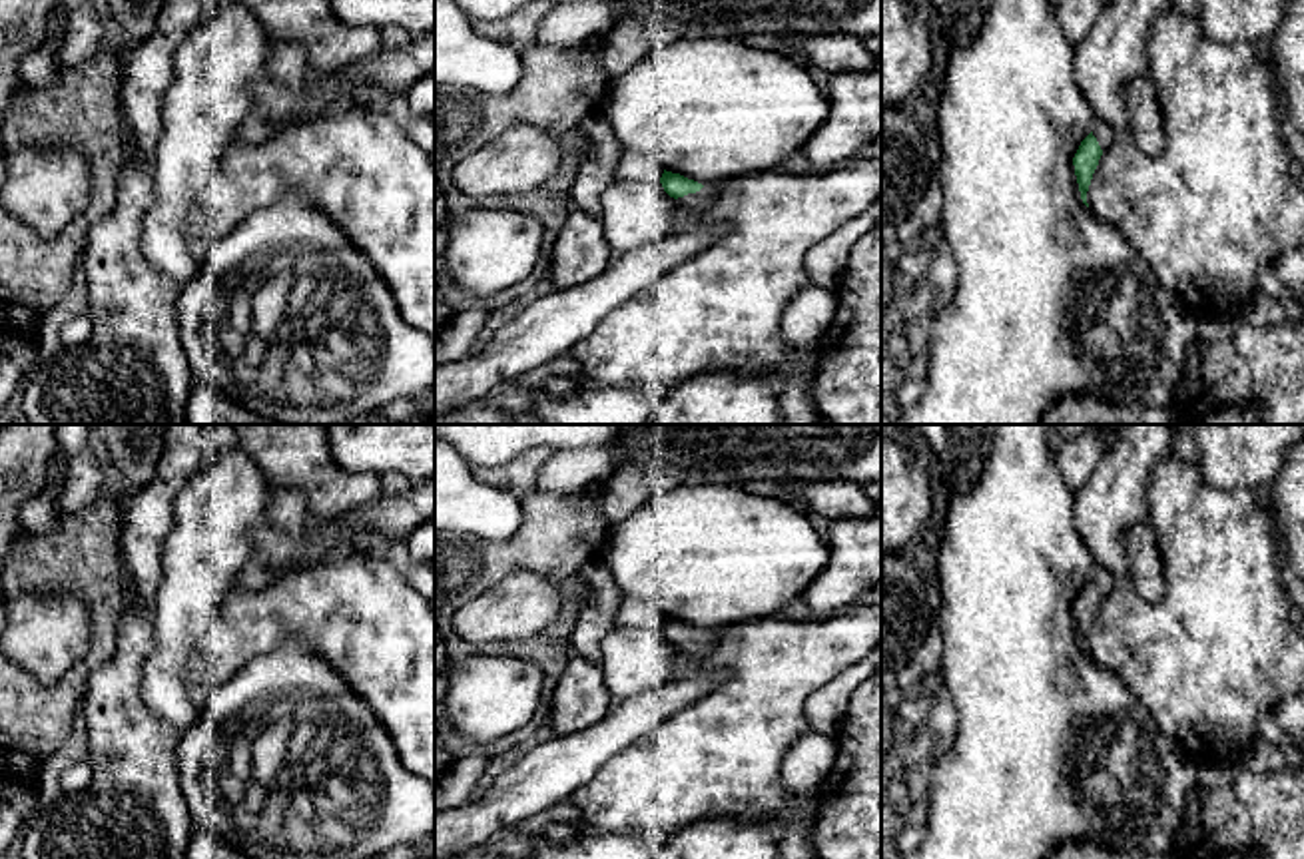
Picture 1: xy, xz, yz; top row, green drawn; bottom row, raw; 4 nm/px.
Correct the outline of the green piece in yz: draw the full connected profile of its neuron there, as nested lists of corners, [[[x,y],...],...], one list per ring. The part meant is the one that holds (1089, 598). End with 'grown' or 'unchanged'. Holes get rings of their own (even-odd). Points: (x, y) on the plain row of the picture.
[[[1095,566],[1091,580],[1081,588],[1073,604],[1081,646],[1087,654],[1089,654],[1087,638],[1089,638],[1093,620],[1099,612],[1099,606],[1103,598],[1115,590],[1117,586],[1115,586],[1113,574],[1101,566]]] | grown

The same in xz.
[[[664,616],[660,630],[664,638],[676,646],[676,652],[684,656],[706,656],[716,646],[714,632],[704,634],[680,620]]] | grown

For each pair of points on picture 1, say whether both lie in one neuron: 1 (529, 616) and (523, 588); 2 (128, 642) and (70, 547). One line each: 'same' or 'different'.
1: same
2: different

